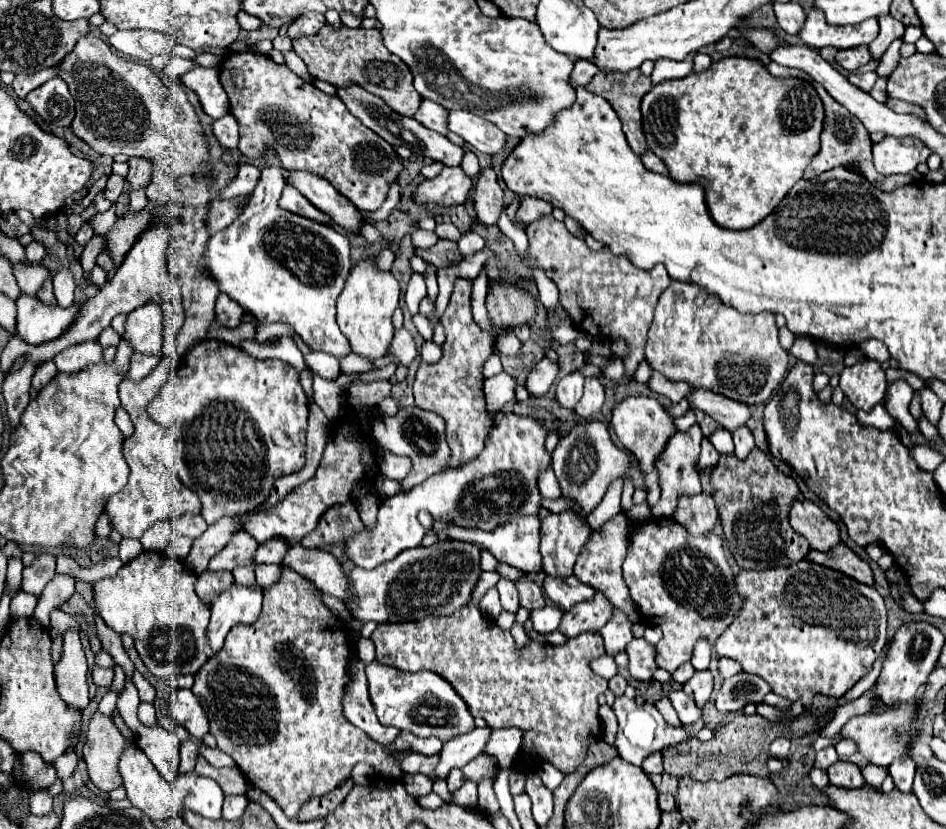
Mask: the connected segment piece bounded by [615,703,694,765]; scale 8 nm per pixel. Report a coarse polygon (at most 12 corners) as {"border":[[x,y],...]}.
{"border":[[651,703],[637,725],[637,707],[621,719],[615,747],[621,759],[641,765],[653,751],[694,736],[684,726],[671,727]]}

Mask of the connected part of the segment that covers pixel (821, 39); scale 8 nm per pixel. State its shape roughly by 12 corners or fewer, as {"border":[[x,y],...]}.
{"border":[[809,9],[799,39],[813,47],[869,45],[877,19],[829,25],[821,9]]}

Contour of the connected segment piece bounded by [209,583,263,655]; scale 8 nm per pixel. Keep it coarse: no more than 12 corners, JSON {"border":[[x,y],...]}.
{"border":[[259,583],[233,585],[211,605],[213,655],[233,625],[251,625],[261,613]]}

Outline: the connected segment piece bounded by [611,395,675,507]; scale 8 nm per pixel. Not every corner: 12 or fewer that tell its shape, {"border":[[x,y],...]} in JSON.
{"border":[[627,397],[613,407],[611,429],[637,457],[659,493],[653,461],[675,433],[655,397]]}

